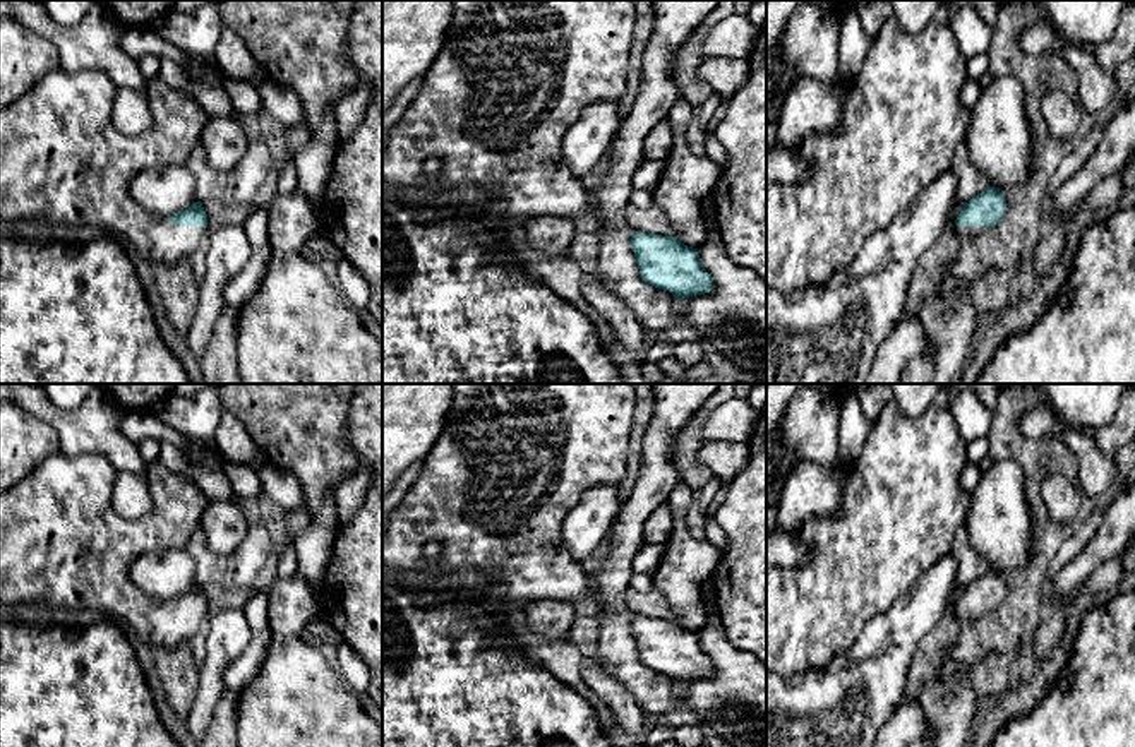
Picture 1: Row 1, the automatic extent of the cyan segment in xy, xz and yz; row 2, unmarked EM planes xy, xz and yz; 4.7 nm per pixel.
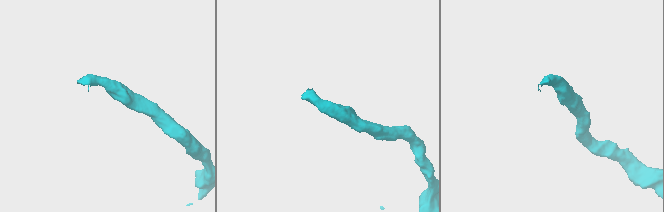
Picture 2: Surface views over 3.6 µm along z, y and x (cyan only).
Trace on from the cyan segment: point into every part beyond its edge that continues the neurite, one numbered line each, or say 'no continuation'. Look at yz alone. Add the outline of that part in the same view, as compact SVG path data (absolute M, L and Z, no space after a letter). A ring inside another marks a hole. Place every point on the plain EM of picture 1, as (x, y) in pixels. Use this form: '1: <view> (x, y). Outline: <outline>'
1: yz (966, 617). Outline: M957 610L953 617L958 620L962 627L967 629L986 613L986 610Z

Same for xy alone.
1: xy (62, 543). Outline: M60 452L0 493L0 603L46 603L72 612L89 610L96 619L132 629L151 648L190 642L206 625L207 612L178 610L146 595L130 579L130 567L147 552L183 550L201 529L209 499L189 476L156 459L147 463L146 473L151 512L141 519L125 519L111 502L118 473L99 454L69 457Z

